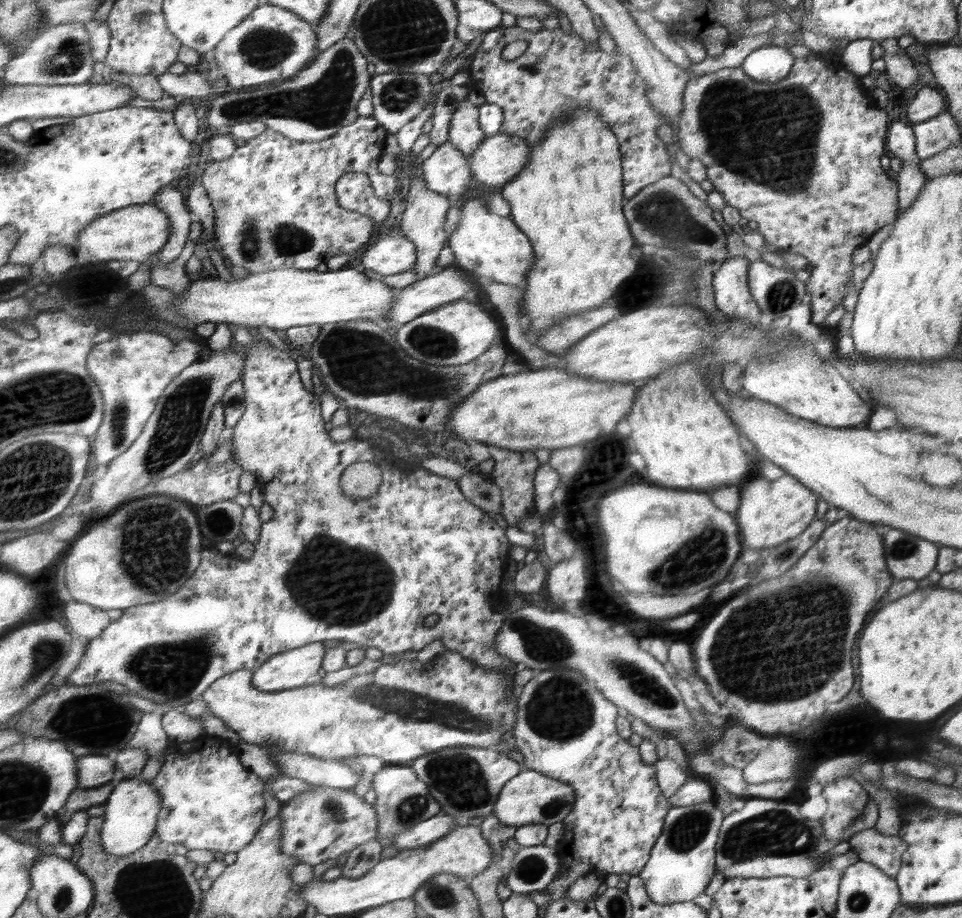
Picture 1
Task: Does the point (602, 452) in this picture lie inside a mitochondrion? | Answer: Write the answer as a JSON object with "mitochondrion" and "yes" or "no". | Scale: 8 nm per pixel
{"mitochondrion":"no"}

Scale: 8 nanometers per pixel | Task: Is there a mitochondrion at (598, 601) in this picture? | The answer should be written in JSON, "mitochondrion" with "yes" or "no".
{"mitochondrion":"no"}

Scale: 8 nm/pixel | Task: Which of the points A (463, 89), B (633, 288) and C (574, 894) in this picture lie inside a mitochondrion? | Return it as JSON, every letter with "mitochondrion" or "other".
{"A":"other","B":"other","C":"other"}

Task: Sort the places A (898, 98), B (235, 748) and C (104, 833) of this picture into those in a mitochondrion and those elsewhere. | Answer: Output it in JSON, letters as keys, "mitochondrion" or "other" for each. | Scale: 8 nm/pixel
{"A":"other","B":"other","C":"other"}

